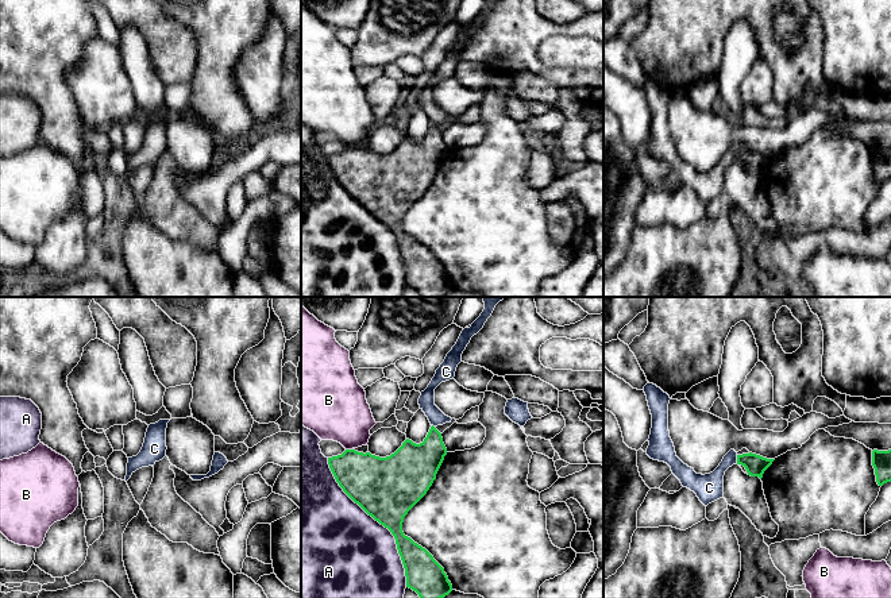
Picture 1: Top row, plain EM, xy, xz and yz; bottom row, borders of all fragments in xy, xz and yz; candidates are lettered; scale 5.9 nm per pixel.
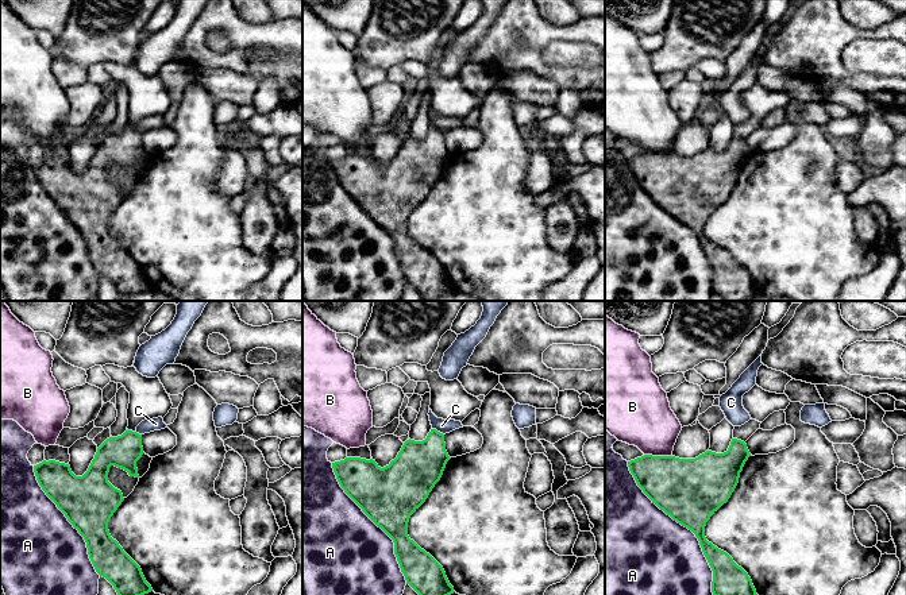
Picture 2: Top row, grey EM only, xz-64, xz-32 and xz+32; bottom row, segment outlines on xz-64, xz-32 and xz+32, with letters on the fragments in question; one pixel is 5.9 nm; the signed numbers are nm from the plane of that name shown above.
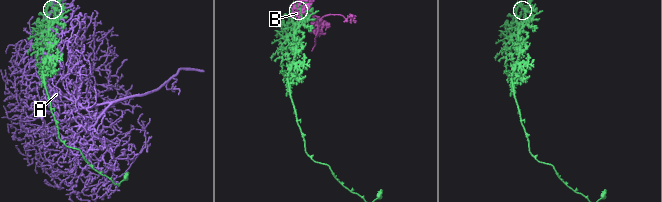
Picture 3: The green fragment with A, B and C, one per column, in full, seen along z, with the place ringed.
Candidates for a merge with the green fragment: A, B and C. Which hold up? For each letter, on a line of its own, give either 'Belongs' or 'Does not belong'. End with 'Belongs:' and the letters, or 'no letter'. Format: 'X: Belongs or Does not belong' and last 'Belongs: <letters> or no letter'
A: Does not belong
B: Does not belong
C: Does not belong
Belongs: no letter

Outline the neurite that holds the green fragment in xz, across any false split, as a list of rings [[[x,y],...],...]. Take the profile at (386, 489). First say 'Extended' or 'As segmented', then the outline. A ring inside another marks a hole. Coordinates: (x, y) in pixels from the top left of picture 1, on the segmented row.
As segmented. [[[432,425],[423,443],[406,439],[386,458],[355,450],[328,458],[343,491],[394,536],[406,587],[420,598],[444,598],[452,591],[444,568],[402,532],[404,517],[427,494],[446,455],[441,433]]]

